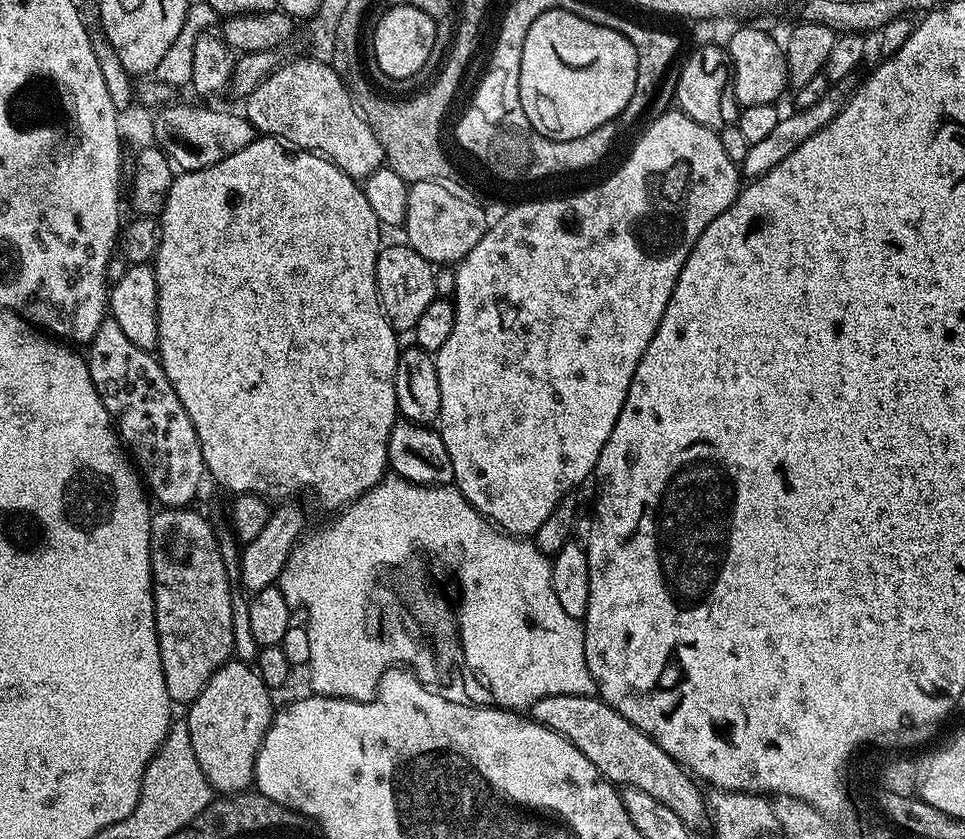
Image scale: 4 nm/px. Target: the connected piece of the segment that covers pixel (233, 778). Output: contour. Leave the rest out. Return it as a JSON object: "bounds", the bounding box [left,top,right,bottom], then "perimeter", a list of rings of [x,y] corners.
{"bounds":[186,659,274,794],"perimeter":[[[231,659],[224,663],[206,682],[202,694],[193,700],[187,709],[186,721],[189,726],[190,741],[193,742],[195,757],[213,789],[220,794],[235,794],[245,791],[253,783],[256,775],[256,755],[266,738],[266,730],[272,724],[274,707],[273,693],[264,685],[260,673],[251,663]]]}

